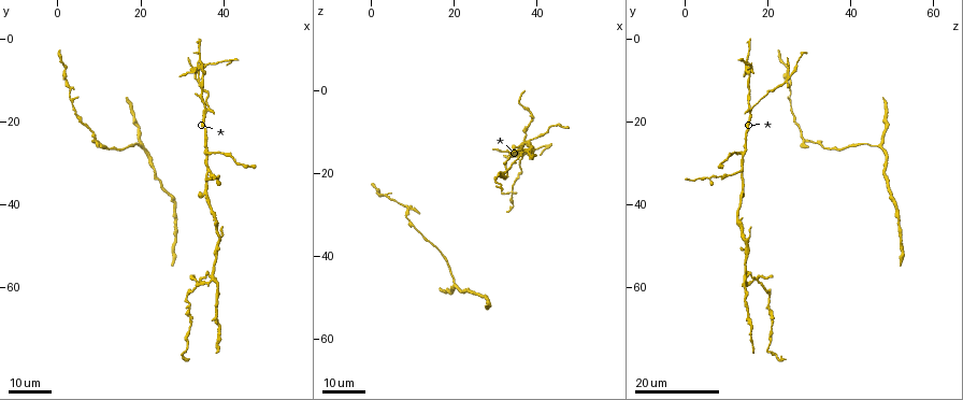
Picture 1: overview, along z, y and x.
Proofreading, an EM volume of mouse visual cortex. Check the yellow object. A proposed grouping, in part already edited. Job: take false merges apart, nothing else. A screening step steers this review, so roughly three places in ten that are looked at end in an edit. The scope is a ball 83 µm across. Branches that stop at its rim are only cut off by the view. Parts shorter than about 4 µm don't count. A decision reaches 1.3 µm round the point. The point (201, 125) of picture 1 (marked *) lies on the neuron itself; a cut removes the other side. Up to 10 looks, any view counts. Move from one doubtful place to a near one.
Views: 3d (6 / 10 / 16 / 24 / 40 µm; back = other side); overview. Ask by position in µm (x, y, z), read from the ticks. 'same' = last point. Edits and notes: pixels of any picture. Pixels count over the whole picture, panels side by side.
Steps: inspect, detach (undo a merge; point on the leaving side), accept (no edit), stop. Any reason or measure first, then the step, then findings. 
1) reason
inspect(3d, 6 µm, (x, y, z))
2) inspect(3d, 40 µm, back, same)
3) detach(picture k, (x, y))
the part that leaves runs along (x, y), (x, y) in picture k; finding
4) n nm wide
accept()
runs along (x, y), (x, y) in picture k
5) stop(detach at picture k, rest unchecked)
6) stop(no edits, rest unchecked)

three-way junction
inspect(3d, 16 µm, (36.5, 31.5, 13.0))

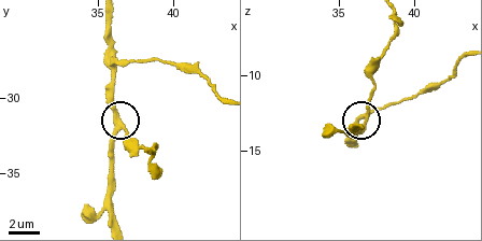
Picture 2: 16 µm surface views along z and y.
zoom in
inspect(3d, 6 µm, (36.8, 31.8, 13.4))

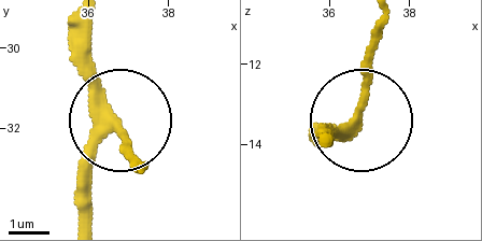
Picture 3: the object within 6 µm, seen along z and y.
inspect(3d, 6 µm, back, (36.70, 31.90, 13.30))

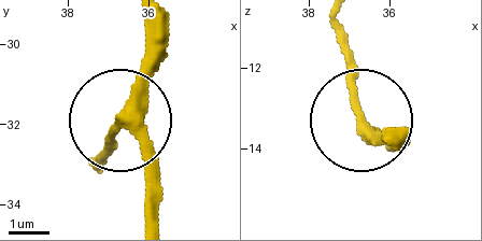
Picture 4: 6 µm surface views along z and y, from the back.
280 nm wide
accept()
runs along (396, 146), (358, 105), (344, 37) in picture 4; one neuron here

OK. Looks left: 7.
four or more arms meet
inspect(3d, 24 µm, (36.0, 17.5, 15.5))

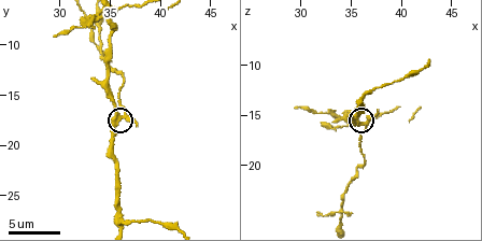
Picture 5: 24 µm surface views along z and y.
zoom in
inspect(3d, 6 µm, (36.0, 17.2, 16.0))

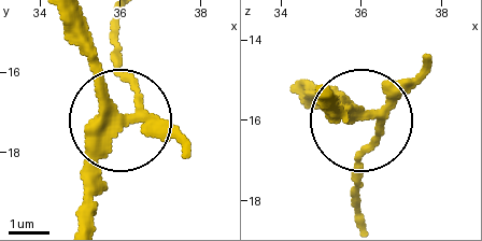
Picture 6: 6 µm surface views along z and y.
4 arms
detach(picture 6, (116, 69))
the part that leaves runs along (135, 115), (114, 18) in picture 6; a second neuron is stuck on

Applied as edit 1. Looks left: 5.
inspect(overview)

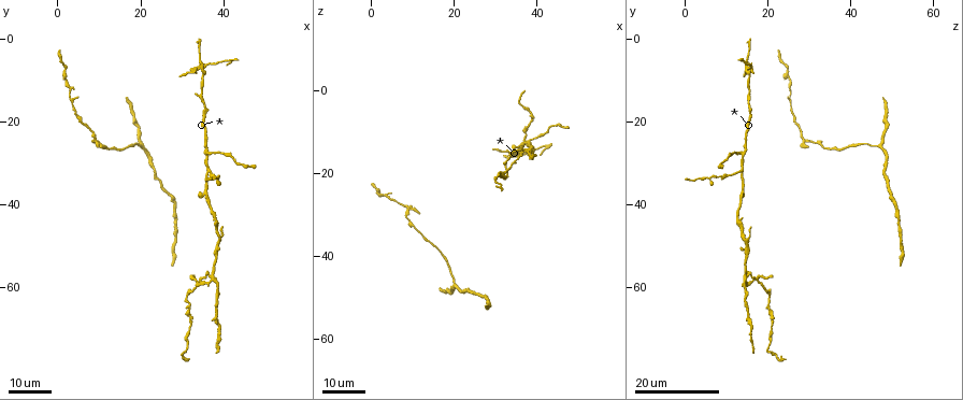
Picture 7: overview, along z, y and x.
four-way junction
inspect(3d, 24 µm, (34.5, 7.0, 15.5))

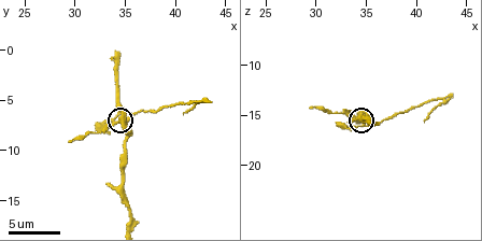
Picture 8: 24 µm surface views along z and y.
zoom in
inspect(3d, 6 µm, same)

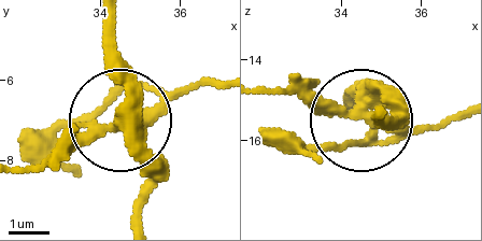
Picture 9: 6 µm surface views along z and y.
4 arms
detach(picture 9, (325, 147))
a second neuron is stuck on

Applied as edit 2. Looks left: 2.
stop(detach at picture 6, detach at picture 9, rest unchecked)

